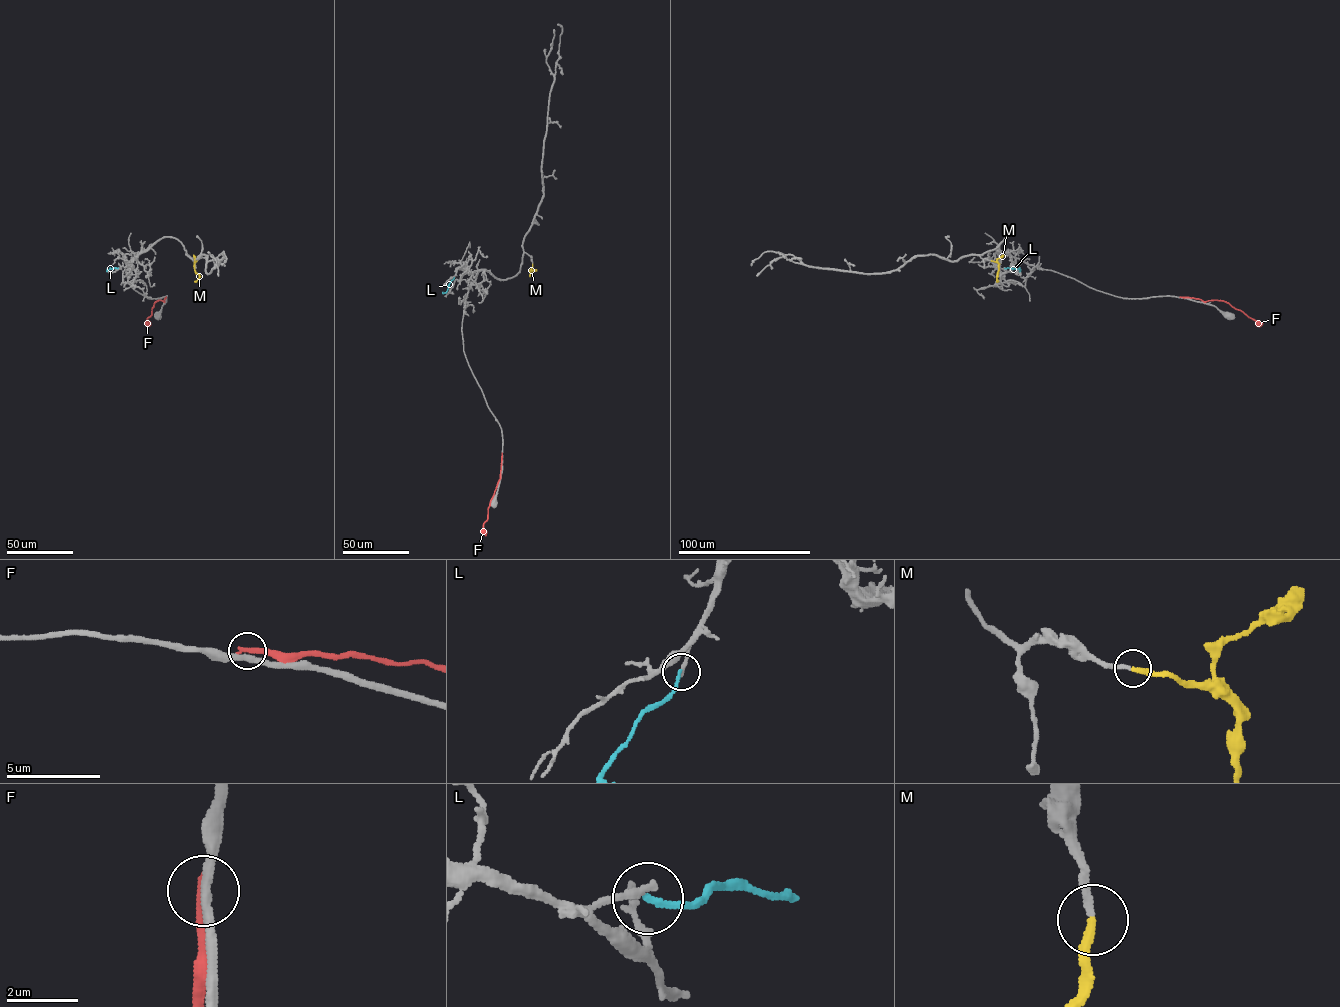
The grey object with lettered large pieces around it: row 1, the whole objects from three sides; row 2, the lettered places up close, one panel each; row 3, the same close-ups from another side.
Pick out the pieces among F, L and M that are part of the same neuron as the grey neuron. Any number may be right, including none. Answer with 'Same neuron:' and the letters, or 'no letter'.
Same neuron: M

